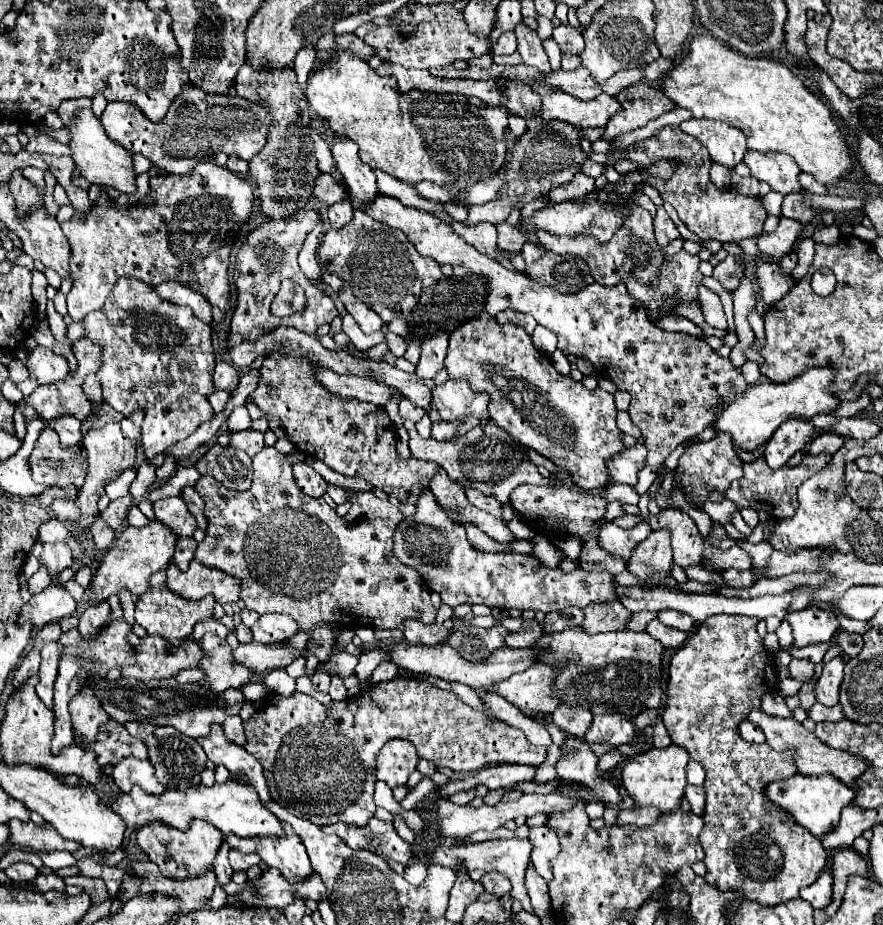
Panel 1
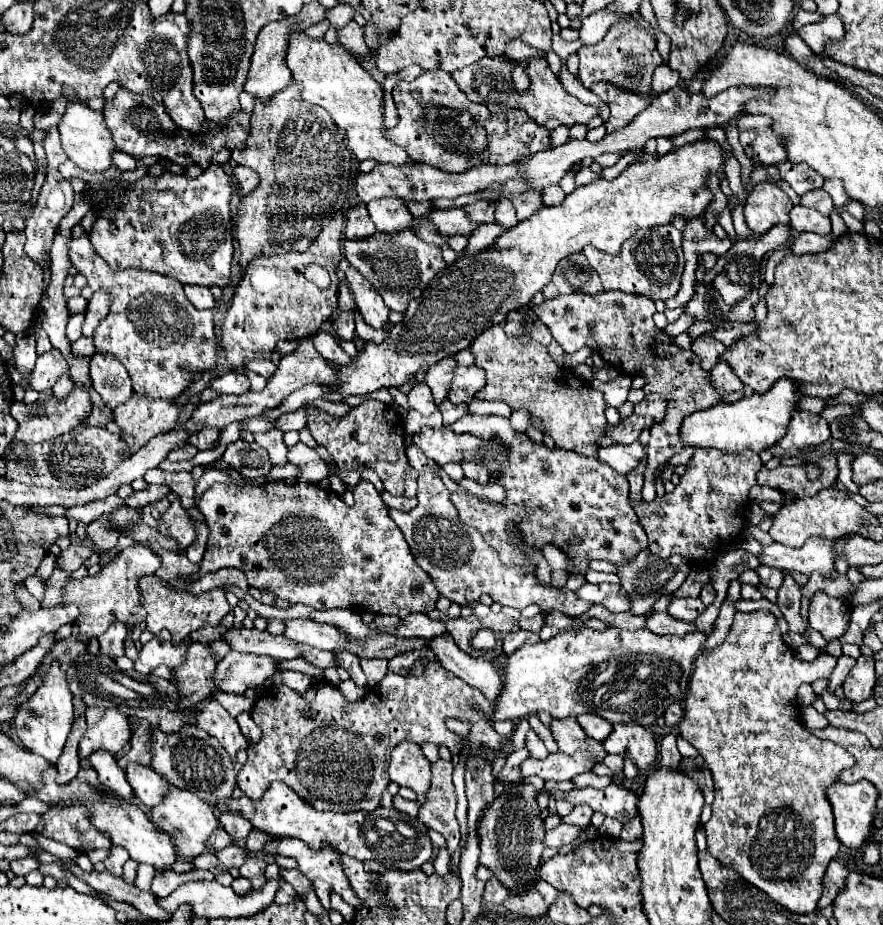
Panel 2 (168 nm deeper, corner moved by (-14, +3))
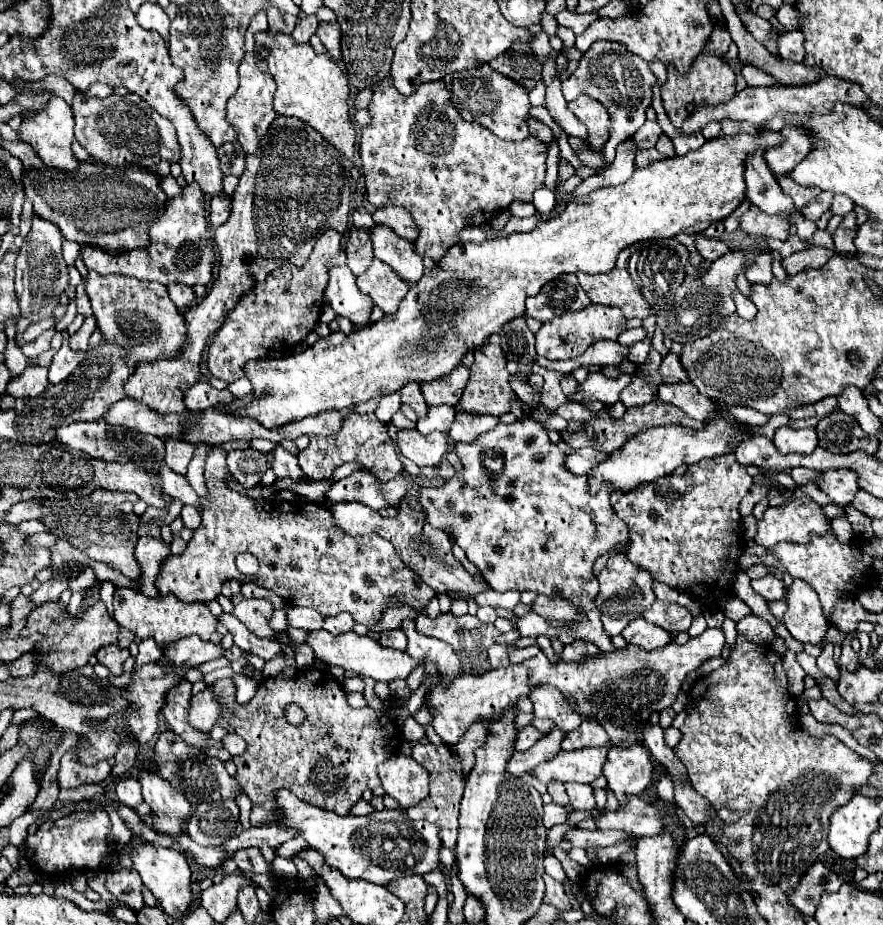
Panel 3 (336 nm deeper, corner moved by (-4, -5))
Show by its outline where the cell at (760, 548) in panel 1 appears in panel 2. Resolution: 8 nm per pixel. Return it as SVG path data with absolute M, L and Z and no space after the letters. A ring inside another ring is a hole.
M789 572L783 574L783 584L777 590L777 606L783 612L783 618L789 622L791 632L803 632L807 624L799 616L799 602L801 602L801 588L793 580Z

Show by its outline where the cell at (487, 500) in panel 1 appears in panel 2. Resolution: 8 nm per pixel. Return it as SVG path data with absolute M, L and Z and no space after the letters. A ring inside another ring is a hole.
M463 462L461 466L465 470L465 478L471 478L477 484L483 484L483 486L489 482L489 472L487 472L485 466L479 466L475 462Z

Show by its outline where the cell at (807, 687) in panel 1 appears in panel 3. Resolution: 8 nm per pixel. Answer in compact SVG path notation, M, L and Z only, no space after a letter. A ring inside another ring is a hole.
M851 632L851 634L847 634L847 638L843 640L843 654L841 654L839 668L849 668L849 670L857 670L857 668L859 668L859 654L853 652L853 648L851 648L851 640L853 640L855 636L857 636L857 634Z

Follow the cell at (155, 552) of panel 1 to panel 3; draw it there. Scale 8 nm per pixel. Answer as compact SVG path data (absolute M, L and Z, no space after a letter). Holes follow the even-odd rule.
M47 602L43 606L33 608L29 612L29 620L25 628L19 632L21 638L29 636L31 632L43 634L43 640L35 644L35 666L37 668L49 668L51 672L67 672L73 668L81 668L87 664L87 660L103 646L117 644L117 632L119 624L107 614L107 608L103 602L95 602L93 606L85 608L83 614L77 614L75 618L65 612L65 606L61 602Z

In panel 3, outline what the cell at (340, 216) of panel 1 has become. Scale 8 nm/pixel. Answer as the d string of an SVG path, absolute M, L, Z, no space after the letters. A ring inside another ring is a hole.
M351 228L347 240L345 240L345 252L347 252L347 266L353 274L363 274L373 264L373 246L369 232L361 228Z

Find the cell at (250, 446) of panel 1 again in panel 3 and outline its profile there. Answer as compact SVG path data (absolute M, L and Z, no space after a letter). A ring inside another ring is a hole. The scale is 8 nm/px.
M277 446L273 450L273 470L277 478L291 478L291 480L305 480L305 472L297 464L297 456L289 454L283 446Z

